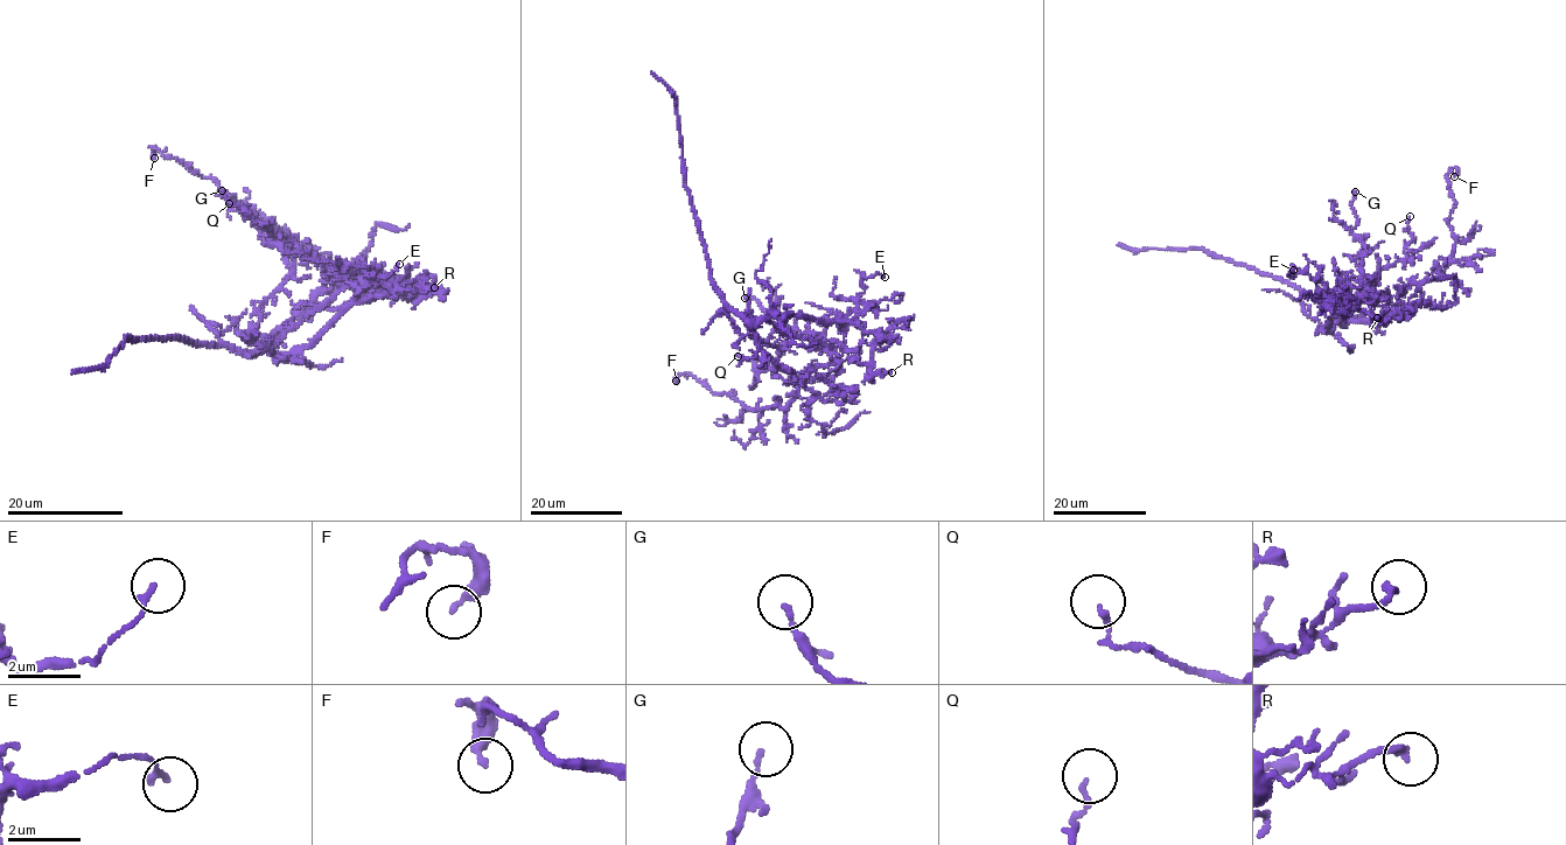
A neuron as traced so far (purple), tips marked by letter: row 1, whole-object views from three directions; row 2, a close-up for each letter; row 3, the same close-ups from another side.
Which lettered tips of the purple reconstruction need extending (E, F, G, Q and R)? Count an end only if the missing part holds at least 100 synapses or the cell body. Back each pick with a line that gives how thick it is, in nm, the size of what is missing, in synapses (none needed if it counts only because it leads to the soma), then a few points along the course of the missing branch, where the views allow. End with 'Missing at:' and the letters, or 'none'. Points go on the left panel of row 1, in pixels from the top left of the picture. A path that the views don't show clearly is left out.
Missing at: none

